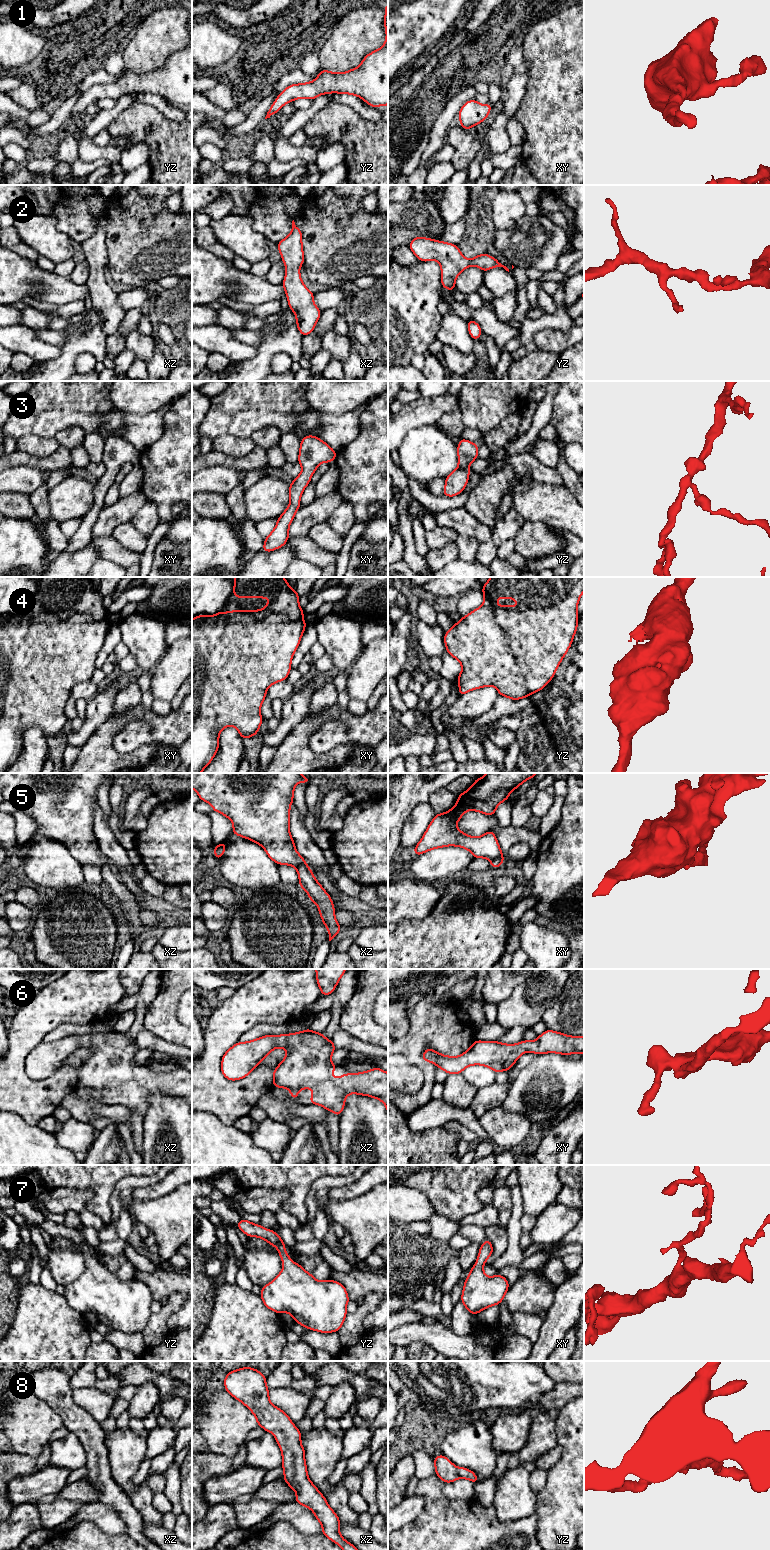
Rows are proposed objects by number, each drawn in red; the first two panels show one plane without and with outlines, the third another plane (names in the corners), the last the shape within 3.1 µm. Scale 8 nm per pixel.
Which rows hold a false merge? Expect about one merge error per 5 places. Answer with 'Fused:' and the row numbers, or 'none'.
Fused: 5

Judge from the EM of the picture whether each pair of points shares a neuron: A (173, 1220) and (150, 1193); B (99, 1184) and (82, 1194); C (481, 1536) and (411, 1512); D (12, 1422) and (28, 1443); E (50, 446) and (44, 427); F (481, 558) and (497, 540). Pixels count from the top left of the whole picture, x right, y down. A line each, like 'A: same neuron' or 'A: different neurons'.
A: different neurons
B: different neurons
C: different neurons
D: same neuron
E: different neurons
F: same neuron

